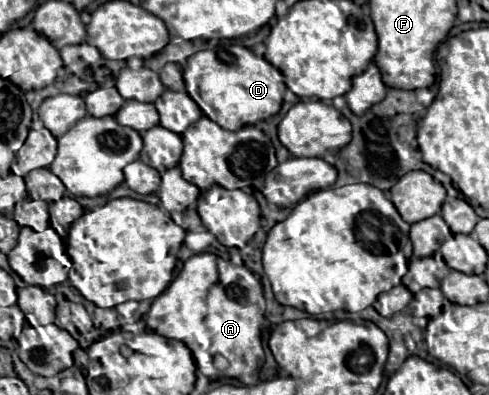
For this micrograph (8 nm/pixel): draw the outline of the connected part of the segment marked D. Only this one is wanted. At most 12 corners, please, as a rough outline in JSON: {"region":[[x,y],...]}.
{"region":[[245,46],[193,54],[189,96],[225,130],[275,116],[283,74]]}

